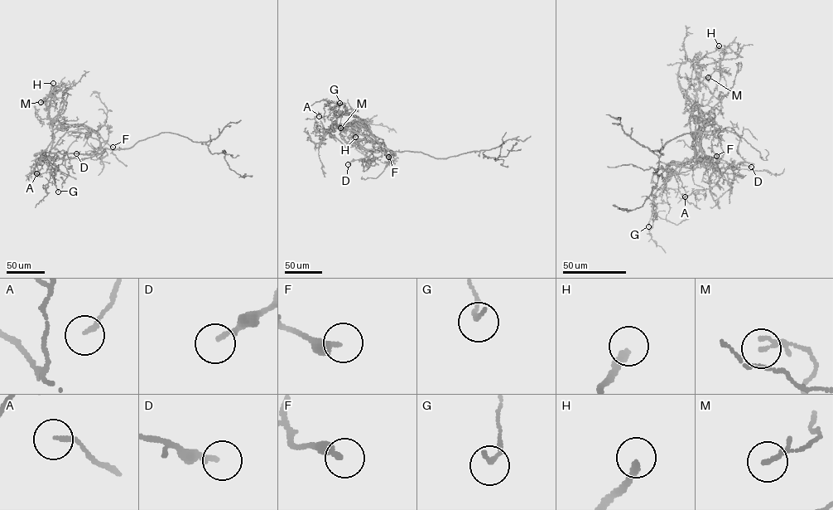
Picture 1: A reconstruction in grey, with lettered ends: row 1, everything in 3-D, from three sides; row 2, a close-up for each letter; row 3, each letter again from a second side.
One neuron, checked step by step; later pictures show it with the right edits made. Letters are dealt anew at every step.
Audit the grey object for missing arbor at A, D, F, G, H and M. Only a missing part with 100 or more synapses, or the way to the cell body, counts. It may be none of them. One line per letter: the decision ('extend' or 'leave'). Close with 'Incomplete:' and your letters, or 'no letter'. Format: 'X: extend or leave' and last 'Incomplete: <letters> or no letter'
A: leave
D: leave
F: leave
G: leave
H: leave
M: leave
Incomplete: no letter

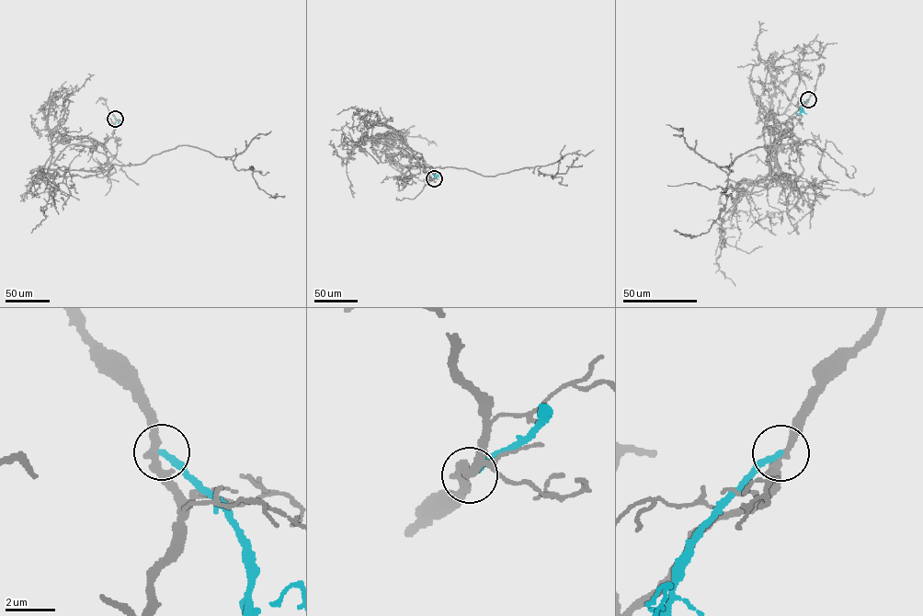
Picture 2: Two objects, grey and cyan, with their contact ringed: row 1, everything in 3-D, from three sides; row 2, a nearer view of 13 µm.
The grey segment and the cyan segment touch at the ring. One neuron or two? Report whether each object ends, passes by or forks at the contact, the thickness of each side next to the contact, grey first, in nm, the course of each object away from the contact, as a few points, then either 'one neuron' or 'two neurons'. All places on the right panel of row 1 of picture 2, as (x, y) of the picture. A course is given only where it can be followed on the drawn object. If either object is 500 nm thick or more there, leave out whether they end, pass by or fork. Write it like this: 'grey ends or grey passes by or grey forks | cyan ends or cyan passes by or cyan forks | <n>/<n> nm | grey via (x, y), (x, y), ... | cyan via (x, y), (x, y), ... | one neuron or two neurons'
grey passes by | cyan ends | 320/240 nm | grey via (808, 99), (775, 154), (790, 177), (769, 175), (767, 147), (737, 156), (718, 166), (718, 218), (683, 233) | cyan via (808, 99), (798, 113) | two neurons

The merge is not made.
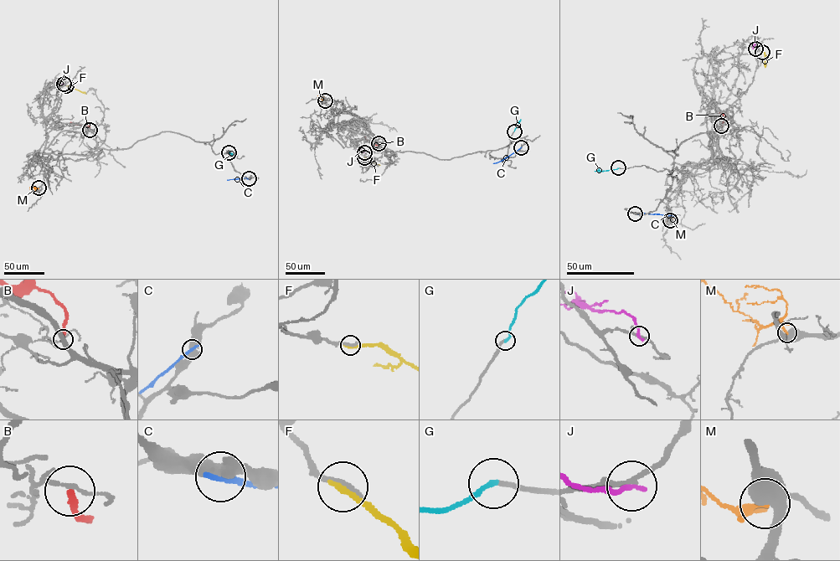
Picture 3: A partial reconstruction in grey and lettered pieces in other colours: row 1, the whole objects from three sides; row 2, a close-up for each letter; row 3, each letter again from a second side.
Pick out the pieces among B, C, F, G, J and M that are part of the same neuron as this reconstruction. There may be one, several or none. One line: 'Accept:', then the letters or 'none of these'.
Accept: G

